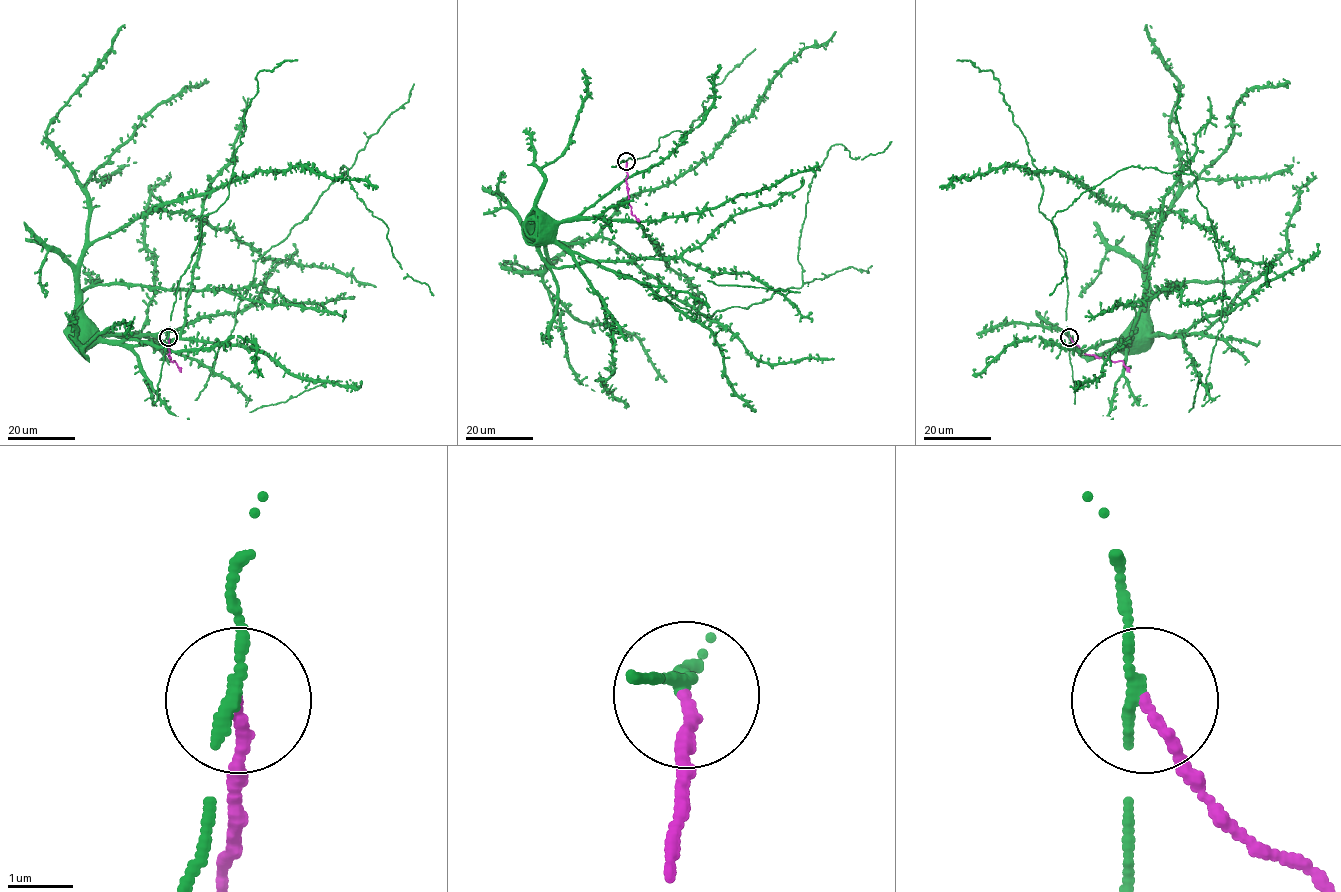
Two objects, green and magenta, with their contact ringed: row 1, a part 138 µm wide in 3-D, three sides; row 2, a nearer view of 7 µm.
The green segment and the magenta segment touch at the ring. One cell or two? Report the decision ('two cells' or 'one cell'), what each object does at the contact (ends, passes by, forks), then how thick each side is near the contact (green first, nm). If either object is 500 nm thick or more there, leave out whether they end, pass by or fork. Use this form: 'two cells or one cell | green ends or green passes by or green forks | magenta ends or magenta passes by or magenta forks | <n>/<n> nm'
two cells | green ends | magenta ends | 240/160 nm

